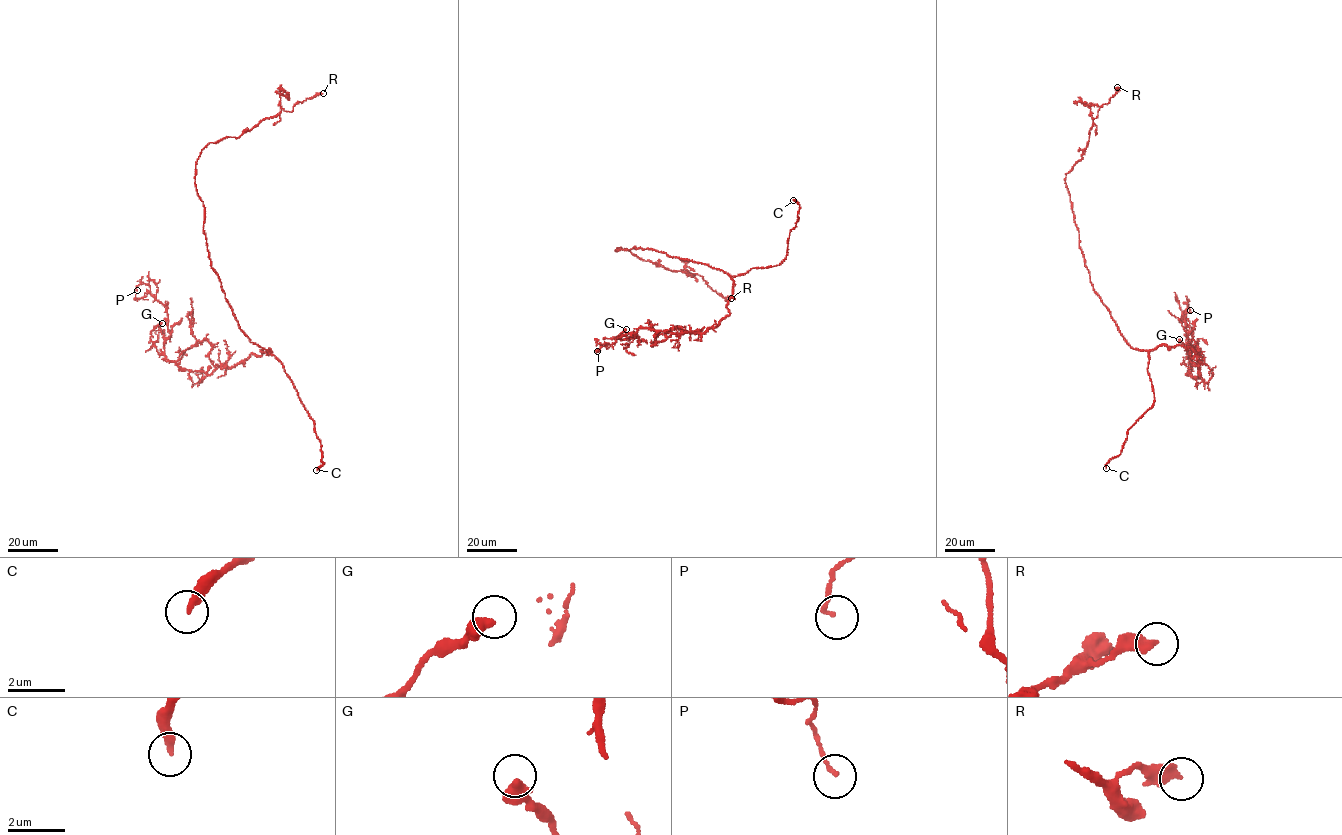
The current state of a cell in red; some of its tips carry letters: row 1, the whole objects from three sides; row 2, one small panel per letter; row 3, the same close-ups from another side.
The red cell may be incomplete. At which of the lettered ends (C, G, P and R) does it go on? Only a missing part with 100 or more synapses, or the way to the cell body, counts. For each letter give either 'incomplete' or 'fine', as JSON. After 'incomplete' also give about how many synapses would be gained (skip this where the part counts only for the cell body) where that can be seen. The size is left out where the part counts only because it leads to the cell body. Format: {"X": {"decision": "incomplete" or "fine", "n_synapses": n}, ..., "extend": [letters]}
{"C": {"decision": "incomplete"}, "G": {"decision": "fine"}, "P": {"decision": "fine"}, "R": {"decision": "fine"}, "extend": ["C"]}

